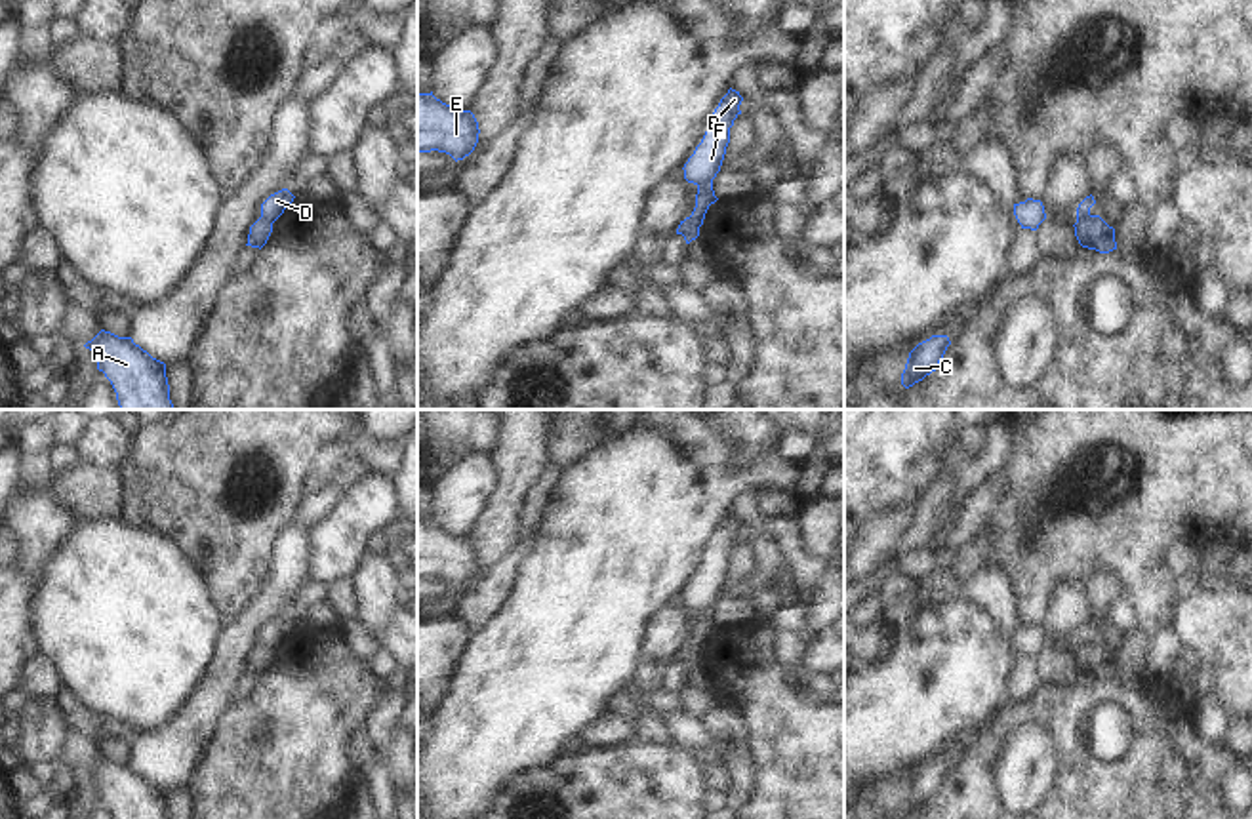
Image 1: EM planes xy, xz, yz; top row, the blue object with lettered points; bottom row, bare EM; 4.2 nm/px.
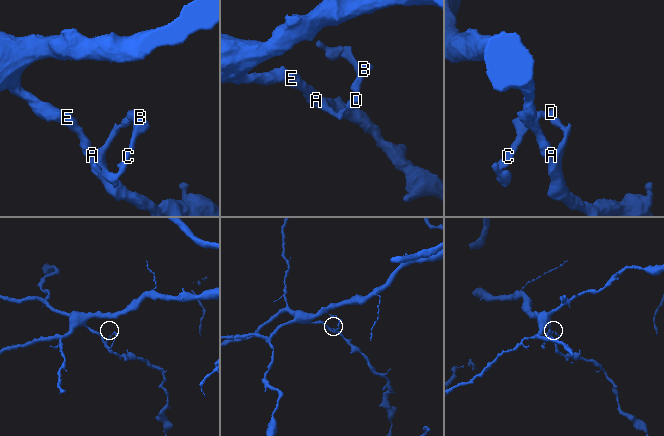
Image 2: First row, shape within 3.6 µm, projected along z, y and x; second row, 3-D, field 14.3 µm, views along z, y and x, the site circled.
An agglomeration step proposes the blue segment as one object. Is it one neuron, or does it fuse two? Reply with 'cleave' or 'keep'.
cleave

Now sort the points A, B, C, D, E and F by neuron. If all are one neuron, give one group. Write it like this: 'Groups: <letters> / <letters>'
Groups: A E / B C D F.

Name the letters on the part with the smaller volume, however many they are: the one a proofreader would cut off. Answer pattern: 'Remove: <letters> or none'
Remove: B, C, D, F

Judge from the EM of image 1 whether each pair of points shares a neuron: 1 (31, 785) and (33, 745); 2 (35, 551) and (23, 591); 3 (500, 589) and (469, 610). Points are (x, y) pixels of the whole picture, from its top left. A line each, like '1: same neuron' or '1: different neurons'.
1: different neurons
2: different neurons
3: same neuron

